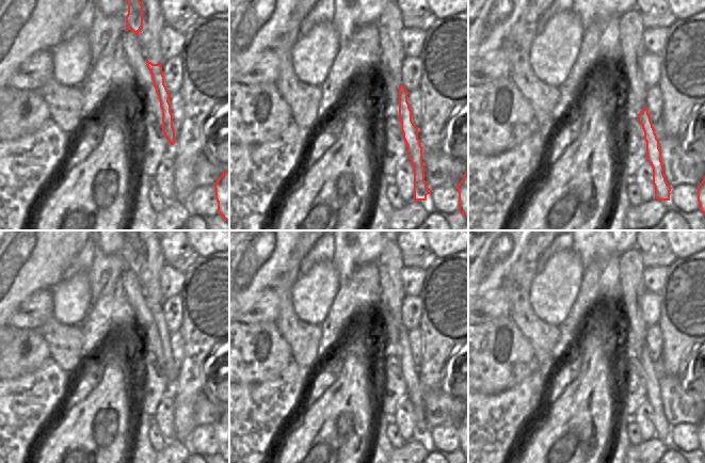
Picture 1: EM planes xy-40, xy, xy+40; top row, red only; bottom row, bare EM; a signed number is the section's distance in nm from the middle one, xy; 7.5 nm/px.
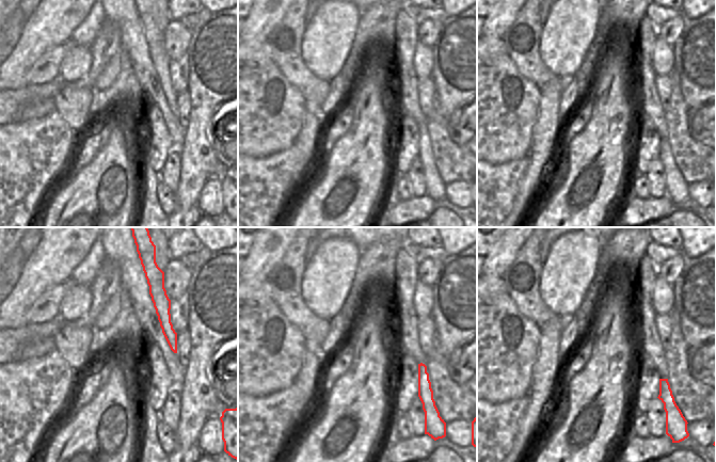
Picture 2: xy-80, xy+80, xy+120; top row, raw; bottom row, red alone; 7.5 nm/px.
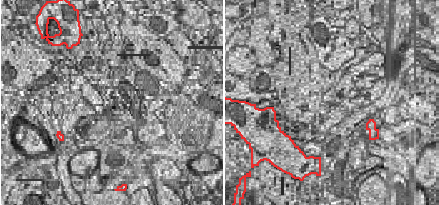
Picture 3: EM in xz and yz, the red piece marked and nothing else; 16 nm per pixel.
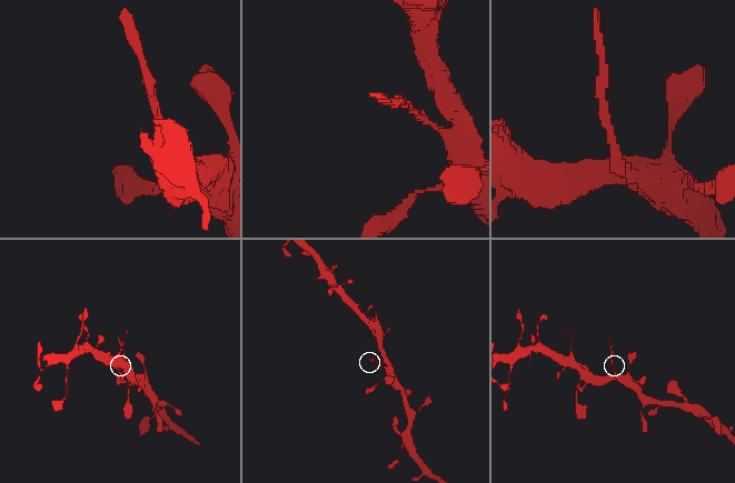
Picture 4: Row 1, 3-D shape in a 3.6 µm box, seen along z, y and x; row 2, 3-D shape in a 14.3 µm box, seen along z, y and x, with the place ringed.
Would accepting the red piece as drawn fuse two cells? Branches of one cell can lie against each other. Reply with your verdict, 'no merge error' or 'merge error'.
merge error

